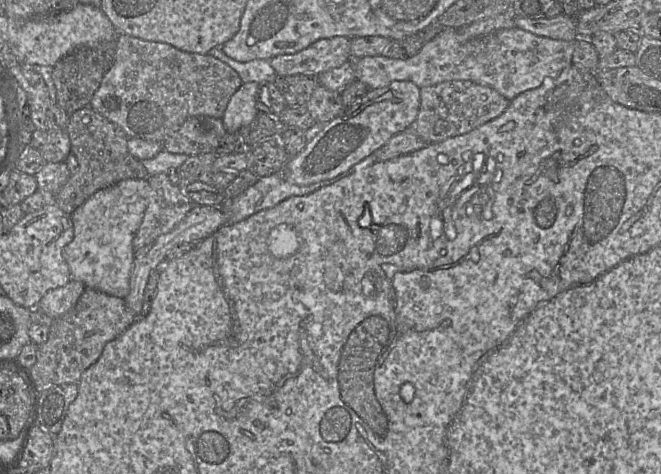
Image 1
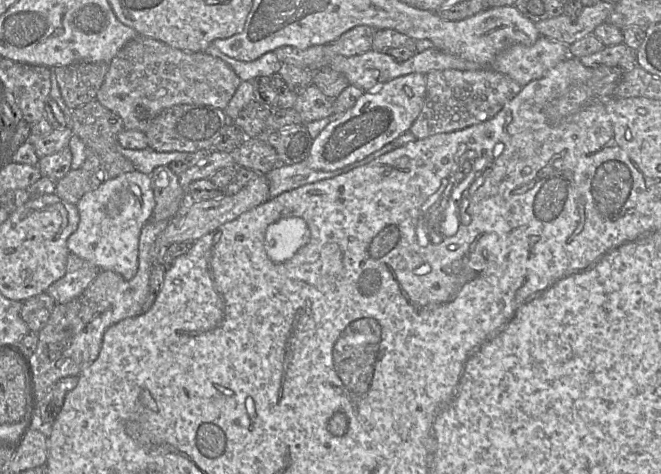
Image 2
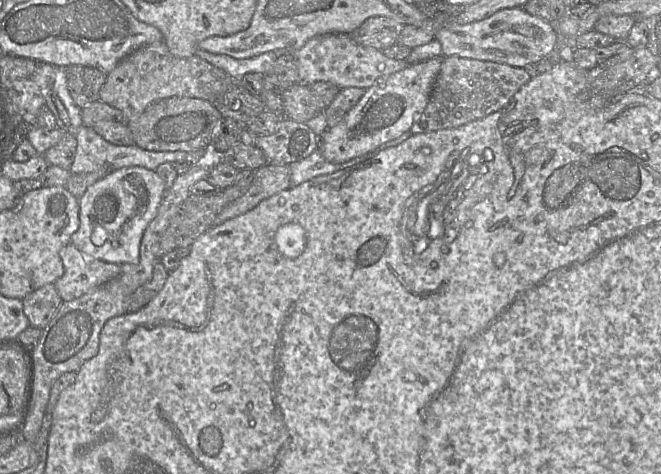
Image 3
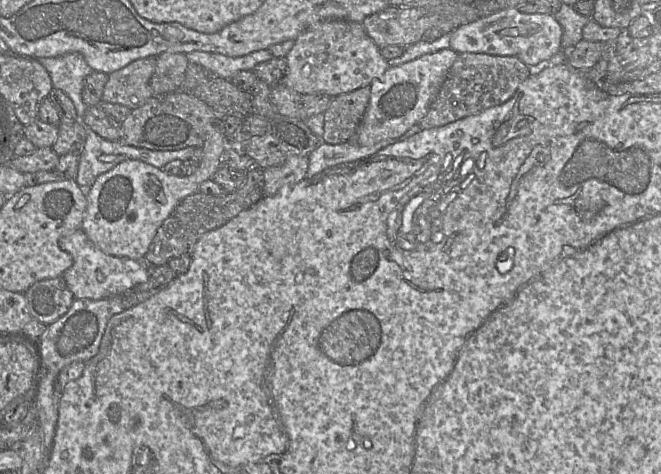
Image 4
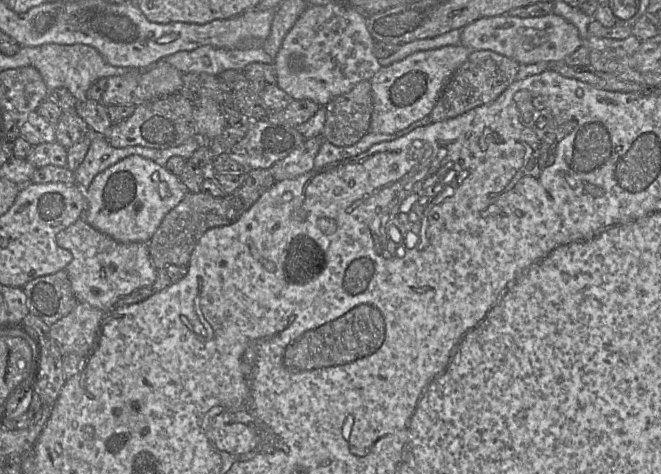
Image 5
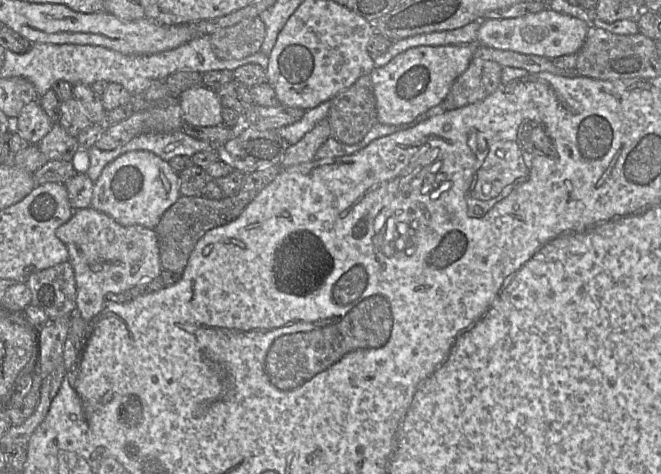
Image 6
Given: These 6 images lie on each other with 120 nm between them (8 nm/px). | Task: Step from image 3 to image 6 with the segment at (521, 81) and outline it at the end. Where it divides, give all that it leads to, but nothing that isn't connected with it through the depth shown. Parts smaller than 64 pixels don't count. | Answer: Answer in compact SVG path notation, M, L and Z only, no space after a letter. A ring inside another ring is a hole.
M473 58L466 69L452 84L444 99L446 111L455 110L480 102L491 95L501 85L502 66L494 61Z

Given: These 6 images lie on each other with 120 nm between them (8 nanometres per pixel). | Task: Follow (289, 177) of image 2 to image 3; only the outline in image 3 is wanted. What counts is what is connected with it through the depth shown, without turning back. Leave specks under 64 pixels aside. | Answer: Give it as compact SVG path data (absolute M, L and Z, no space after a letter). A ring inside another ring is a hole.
M376 149L373 152L362 155L343 163L334 163L328 161L322 154L321 150L316 150L308 157L296 161L288 165L290 170L291 187L296 187L304 182L307 182L315 177L327 175L339 170L357 165L380 152Z

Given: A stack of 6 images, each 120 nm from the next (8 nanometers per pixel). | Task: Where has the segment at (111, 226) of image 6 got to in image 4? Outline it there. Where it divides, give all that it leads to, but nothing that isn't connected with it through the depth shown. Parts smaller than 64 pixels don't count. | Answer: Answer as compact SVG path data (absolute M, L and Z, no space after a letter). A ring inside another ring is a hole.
M82 228L60 237L58 245L73 258L73 265L62 276L75 299L101 300L123 294L148 280L149 267L145 260L136 261L105 254L88 239Z

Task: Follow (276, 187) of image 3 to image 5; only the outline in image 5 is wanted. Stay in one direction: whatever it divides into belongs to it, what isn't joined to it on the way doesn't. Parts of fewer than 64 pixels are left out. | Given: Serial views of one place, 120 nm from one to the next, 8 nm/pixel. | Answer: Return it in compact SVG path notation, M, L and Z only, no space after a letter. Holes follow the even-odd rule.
M322 136L312 137L288 156L276 162L270 170L276 182L304 175L314 169L314 159L323 143Z

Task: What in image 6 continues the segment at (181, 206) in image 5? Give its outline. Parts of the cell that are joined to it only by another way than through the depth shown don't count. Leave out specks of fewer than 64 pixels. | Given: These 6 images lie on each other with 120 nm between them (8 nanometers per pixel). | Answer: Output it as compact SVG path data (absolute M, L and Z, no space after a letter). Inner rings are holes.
M280 166L265 167L245 175L240 191L221 200L207 199L202 196L180 196L162 215L154 228L159 246L160 264L163 270L182 274L191 252L204 234L216 227L235 220L255 196L280 173Z

